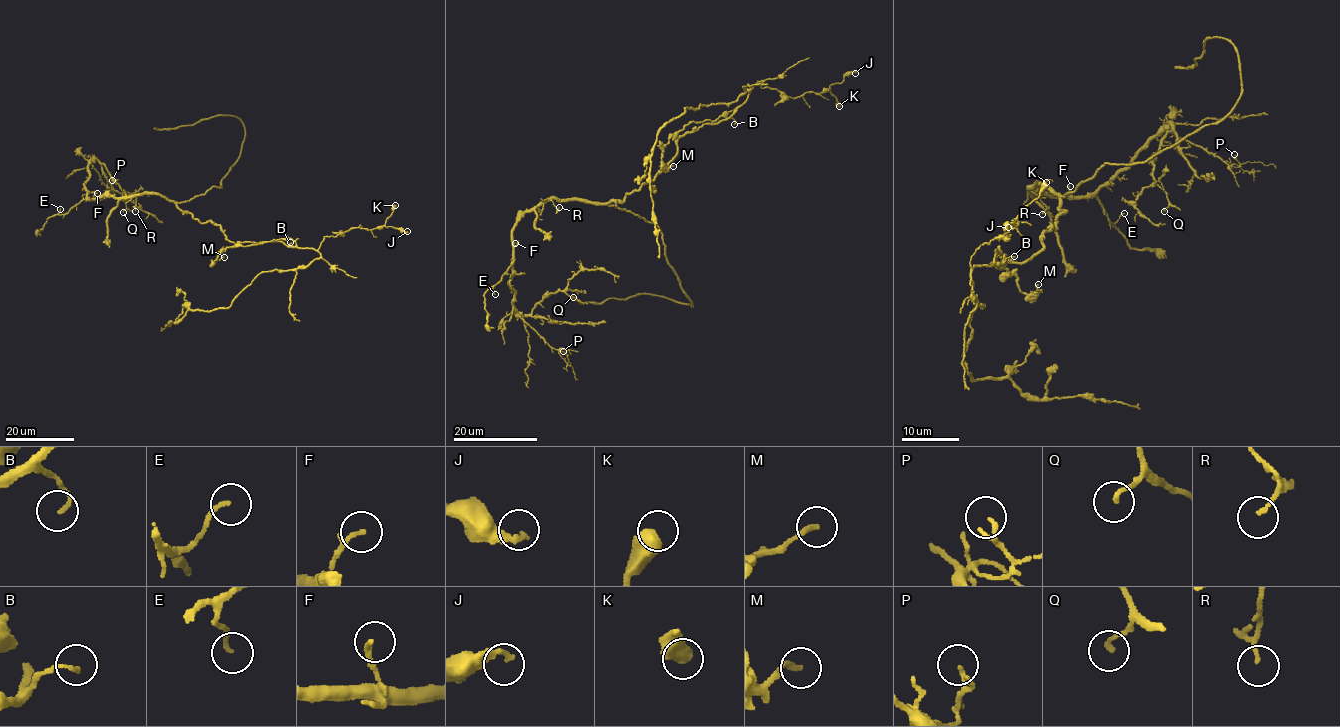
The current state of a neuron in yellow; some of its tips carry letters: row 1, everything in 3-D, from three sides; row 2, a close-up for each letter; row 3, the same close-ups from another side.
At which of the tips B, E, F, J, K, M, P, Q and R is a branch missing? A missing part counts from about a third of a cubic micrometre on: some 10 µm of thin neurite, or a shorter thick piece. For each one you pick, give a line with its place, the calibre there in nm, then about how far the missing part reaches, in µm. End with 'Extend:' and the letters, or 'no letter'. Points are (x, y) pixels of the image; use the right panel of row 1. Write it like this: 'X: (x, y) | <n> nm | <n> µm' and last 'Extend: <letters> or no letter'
Extend: no letter

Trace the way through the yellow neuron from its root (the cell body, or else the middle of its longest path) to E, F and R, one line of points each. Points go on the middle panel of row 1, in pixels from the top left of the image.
E: (671, 160), (668, 168), (621, 201), (550, 199), (528, 209), (512, 233), (512, 262), (493, 288), (495, 294)
F: (671, 160), (668, 168), (628, 193), (621, 201), (540, 201), (518, 222), (512, 233), (513, 245), (515, 243)
R: (671, 160), (668, 168), (628, 193), (621, 201), (592, 203), (552, 199), (557, 210), (559, 207)

